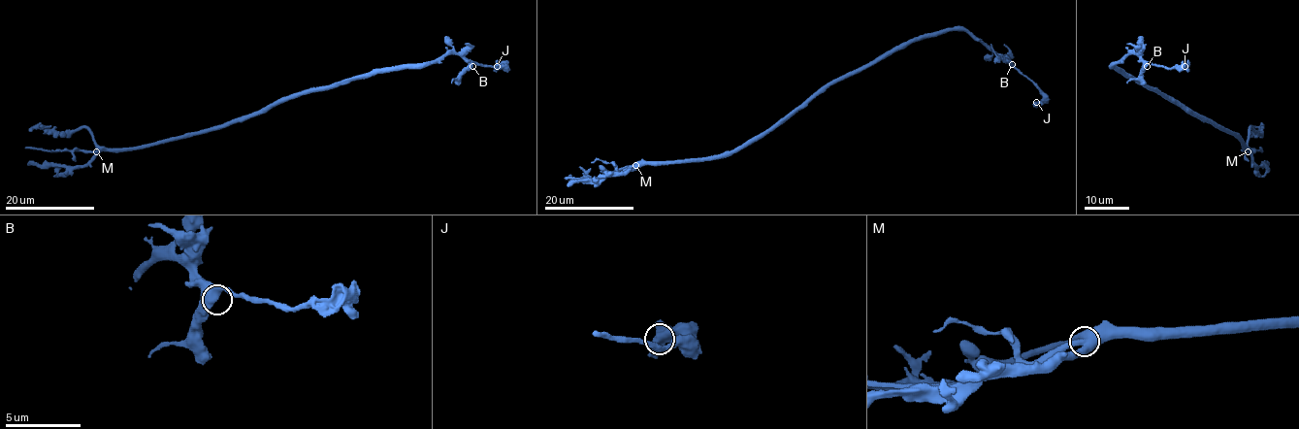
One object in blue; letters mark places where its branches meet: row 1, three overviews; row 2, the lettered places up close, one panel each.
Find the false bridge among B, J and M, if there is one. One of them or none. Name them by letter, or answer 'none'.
none

